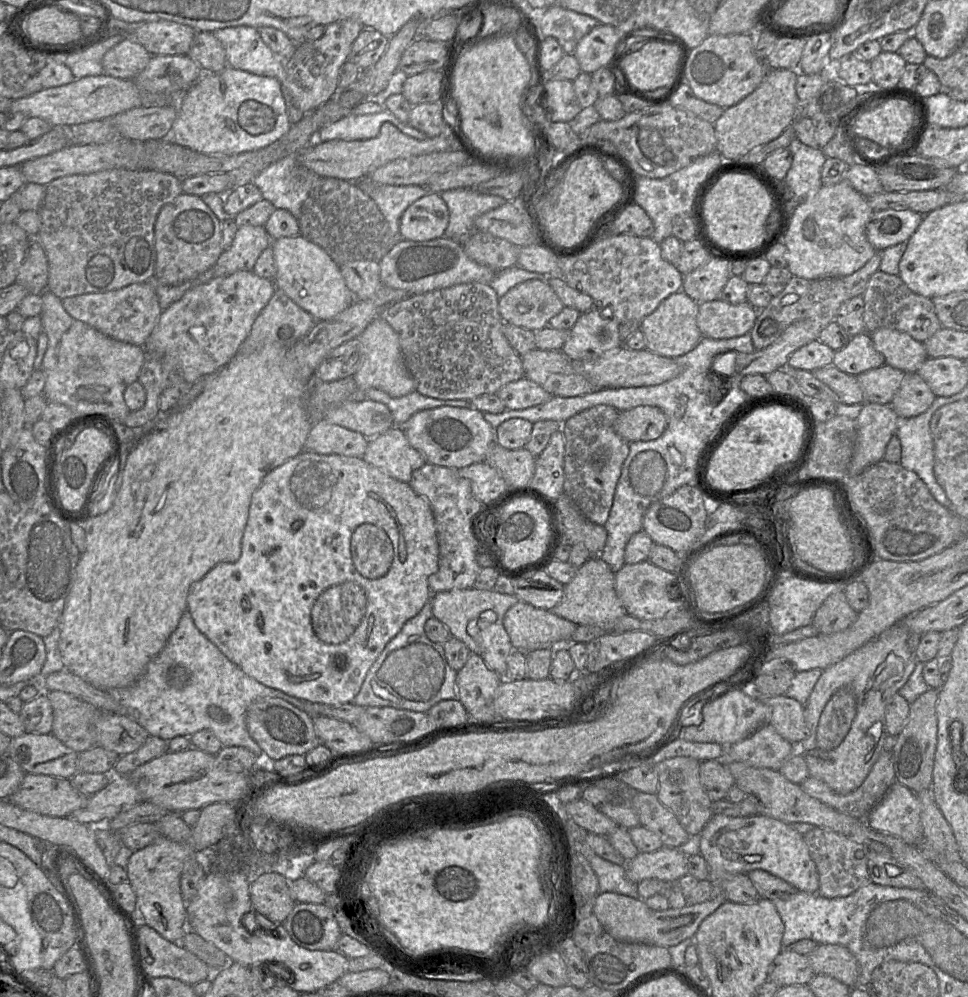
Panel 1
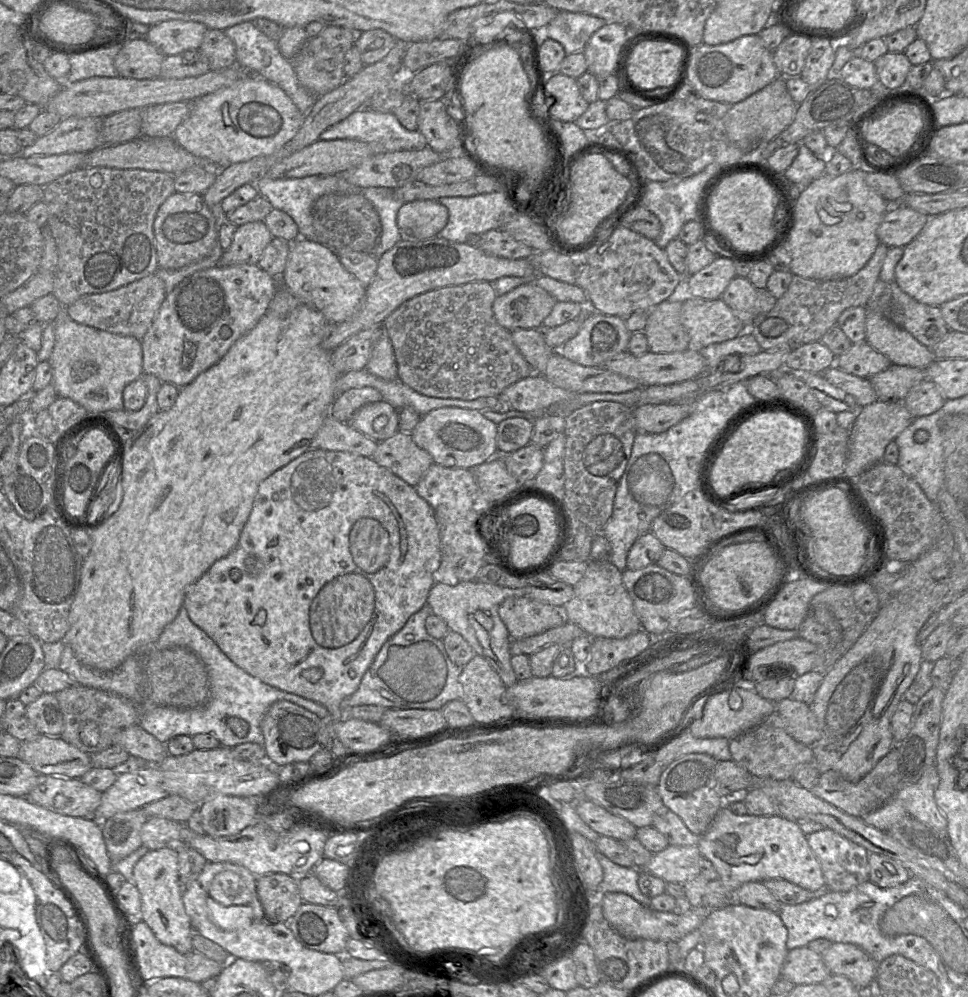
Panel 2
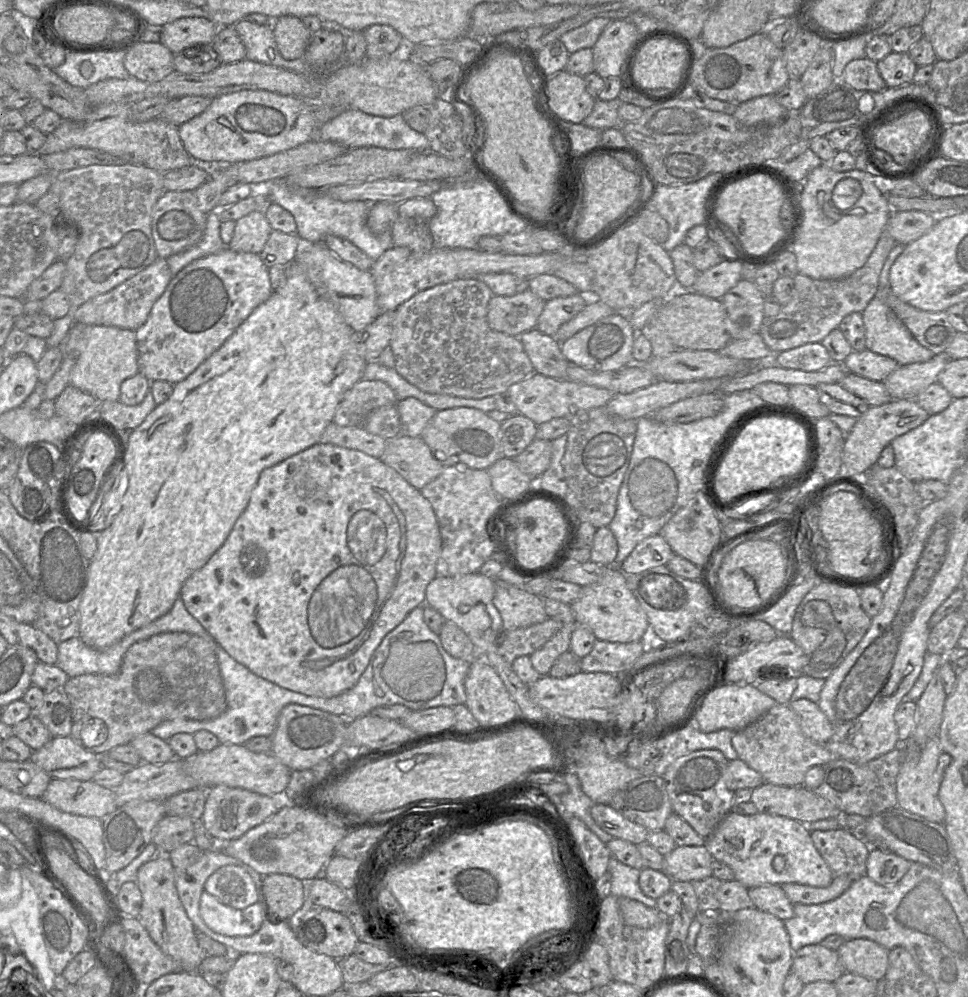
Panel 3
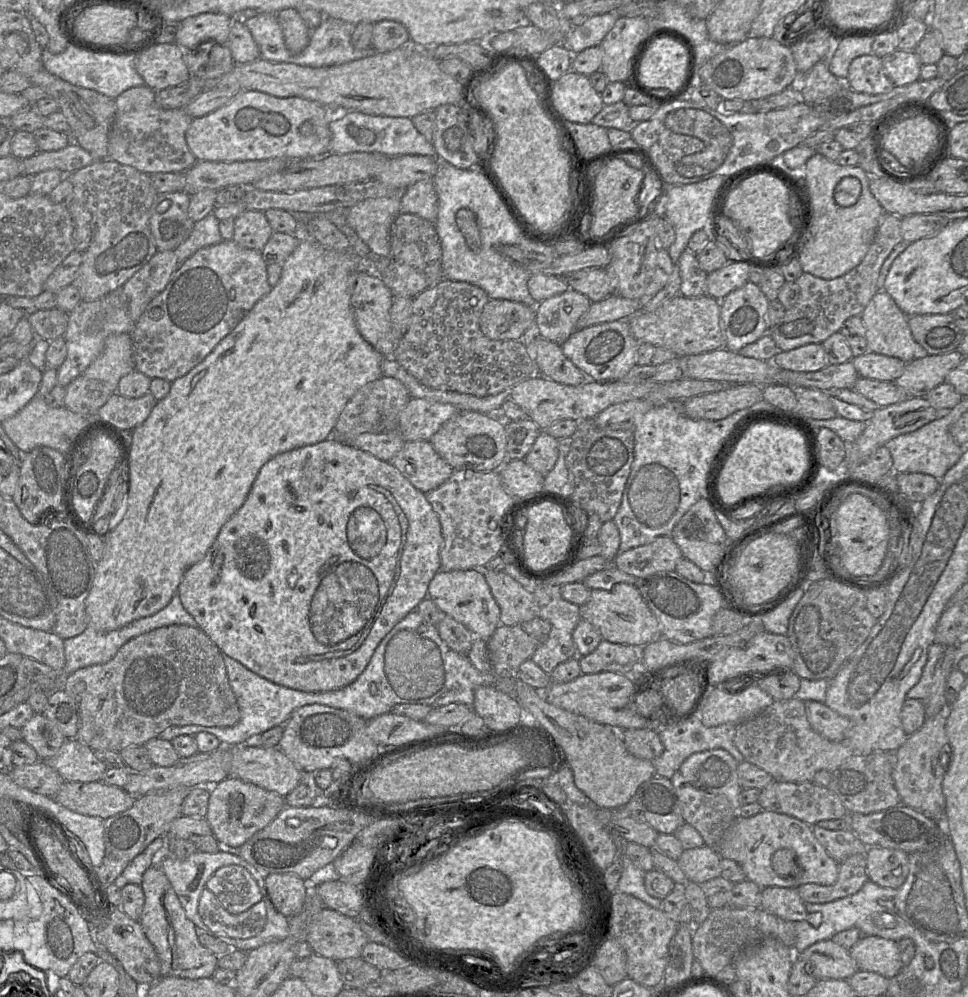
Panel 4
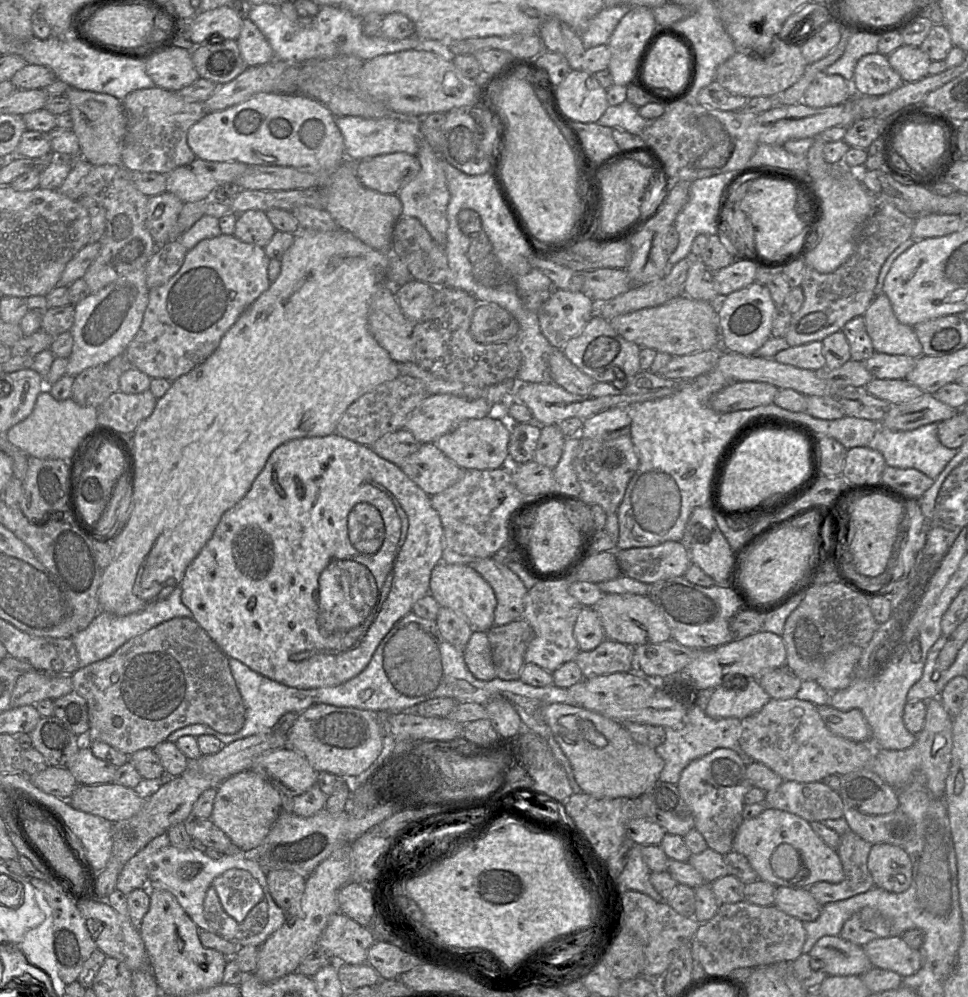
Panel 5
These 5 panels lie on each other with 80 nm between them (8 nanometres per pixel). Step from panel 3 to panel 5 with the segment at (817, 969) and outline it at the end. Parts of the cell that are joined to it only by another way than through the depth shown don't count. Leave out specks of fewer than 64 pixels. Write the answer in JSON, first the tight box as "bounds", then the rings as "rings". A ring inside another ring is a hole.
{"bounds":[808,936,872,976],"rings":[[[823,936],[808,953],[812,958],[823,961],[824,967],[820,971],[825,972],[828,976],[852,976],[863,975],[872,968],[871,961],[865,954],[863,947],[838,936]]]}

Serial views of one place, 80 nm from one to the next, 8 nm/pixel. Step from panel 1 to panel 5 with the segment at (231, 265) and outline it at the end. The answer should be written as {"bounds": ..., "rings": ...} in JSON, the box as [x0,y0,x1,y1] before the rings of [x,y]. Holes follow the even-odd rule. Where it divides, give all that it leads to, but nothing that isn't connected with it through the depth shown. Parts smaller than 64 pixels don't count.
{"bounds":[234,210,275,248],"rings":[[[248,210],[237,216],[234,235],[243,242],[264,248],[275,232],[264,211]]]}

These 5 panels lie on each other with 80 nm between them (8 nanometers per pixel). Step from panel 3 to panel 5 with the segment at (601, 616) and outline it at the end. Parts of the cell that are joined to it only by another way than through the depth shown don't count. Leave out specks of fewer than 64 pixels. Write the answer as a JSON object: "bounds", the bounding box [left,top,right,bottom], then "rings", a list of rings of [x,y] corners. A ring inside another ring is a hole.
{"bounds":[593,593,671,647],"rings":[[[604,593],[593,608],[601,619],[605,637],[608,639],[630,647],[657,644],[671,639],[671,632],[663,613],[648,596]]]}

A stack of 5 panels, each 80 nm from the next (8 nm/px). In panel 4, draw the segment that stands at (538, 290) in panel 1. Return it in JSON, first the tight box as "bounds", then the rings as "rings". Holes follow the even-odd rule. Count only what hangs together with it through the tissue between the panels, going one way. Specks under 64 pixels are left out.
{"bounds":[479,299,536,340],"rings":[[[489,299],[479,318],[481,332],[492,340],[518,340],[536,319],[535,309],[521,302]]]}

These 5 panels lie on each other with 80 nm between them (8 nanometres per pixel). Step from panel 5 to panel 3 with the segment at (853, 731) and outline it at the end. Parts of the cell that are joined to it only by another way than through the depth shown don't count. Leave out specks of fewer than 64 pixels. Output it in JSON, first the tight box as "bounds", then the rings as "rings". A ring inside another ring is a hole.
{"bounds":[788,699,833,744],"rings":[[[799,699],[788,704],[797,714],[802,732],[811,740],[825,744],[833,735],[833,726],[817,703]]]}

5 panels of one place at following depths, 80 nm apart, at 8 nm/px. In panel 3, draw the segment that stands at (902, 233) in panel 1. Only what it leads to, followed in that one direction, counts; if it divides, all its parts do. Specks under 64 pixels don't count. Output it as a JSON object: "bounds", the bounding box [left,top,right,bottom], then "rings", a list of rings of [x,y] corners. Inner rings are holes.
{"bounds":[886,210,938,244],"rings":[[[920,210],[893,211],[886,231],[898,244],[908,244],[929,231],[938,218]]]}

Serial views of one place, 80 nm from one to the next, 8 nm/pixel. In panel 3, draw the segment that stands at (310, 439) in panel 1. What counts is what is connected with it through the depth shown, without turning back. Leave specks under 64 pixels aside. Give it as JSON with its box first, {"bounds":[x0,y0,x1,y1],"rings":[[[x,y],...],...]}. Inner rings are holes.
{"bounds":[319,421,387,458],"rings":[[[332,421],[324,429],[319,443],[359,450],[375,458],[381,458],[387,440],[368,432],[363,426],[340,426]]]}

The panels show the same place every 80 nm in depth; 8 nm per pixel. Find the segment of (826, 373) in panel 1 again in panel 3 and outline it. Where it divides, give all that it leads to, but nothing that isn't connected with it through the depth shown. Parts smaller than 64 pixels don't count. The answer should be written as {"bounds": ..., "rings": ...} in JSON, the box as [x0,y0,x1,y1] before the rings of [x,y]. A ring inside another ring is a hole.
{"bounds":[838,372,892,406],"rings":[[[848,372],[838,384],[866,401],[869,406],[879,406],[892,400],[883,381],[869,380]]]}

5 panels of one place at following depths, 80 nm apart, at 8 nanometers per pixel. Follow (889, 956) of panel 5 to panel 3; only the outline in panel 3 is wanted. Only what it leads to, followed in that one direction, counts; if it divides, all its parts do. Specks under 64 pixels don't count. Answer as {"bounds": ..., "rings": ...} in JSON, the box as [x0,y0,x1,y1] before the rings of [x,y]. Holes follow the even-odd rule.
{"bounds":[837,939,889,980],"rings":[[[869,939],[846,940],[837,953],[846,972],[871,980],[884,979],[889,950],[878,943]]]}

